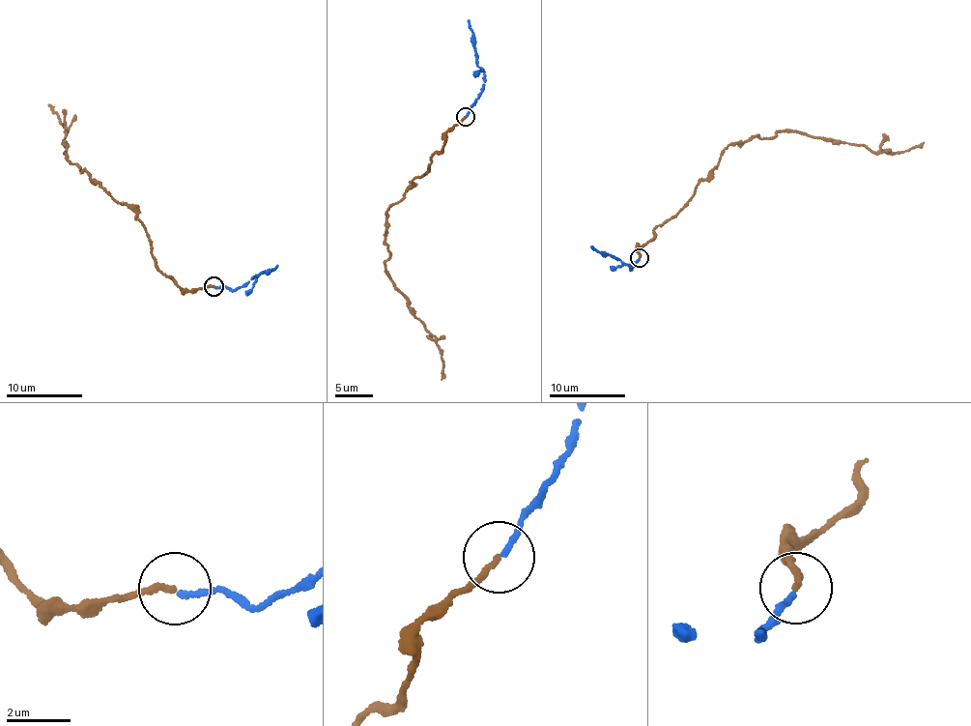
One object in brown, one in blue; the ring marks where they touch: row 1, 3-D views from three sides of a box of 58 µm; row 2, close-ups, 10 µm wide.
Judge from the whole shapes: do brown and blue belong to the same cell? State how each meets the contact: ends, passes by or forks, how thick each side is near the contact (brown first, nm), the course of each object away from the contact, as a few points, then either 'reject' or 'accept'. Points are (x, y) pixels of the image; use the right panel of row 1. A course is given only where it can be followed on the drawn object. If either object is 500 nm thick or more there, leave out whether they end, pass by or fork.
brown ends; blue ends; calibres 200 and 170 nm; course brown (640, 257), (636, 248), (653, 241), (657, 225), (690, 199), (730, 144), (785, 129), (874, 152), (923, 141); course blue (638, 258), (632, 270), (592, 246); accept

